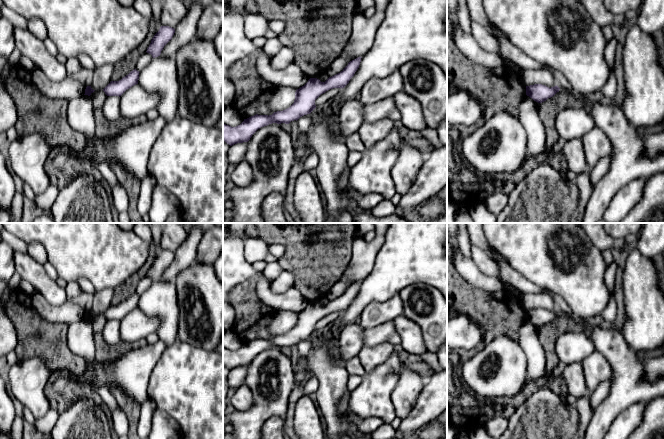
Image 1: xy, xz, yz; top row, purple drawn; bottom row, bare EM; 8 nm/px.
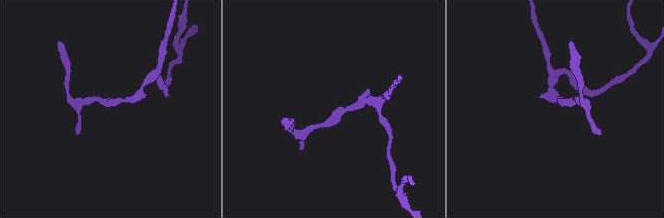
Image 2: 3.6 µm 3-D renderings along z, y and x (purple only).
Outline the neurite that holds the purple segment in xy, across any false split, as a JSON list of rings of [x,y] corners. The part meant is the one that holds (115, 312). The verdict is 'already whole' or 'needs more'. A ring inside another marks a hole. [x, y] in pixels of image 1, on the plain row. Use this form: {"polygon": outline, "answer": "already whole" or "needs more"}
{"polygon": [[[134,293],[119,305],[111,305],[103,315],[107,320],[121,320],[127,313],[138,308],[139,295]]], "answer": "already whole"}

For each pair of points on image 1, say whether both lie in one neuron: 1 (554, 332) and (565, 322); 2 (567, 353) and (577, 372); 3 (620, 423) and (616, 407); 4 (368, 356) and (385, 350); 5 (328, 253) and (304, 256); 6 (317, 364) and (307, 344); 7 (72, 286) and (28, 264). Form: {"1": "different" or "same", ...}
{"1": "same", "2": "different", "3": "different", "4": "same", "5": "same", "6": "different", "7": "different"}

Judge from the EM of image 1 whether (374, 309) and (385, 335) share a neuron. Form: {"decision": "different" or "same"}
{"decision": "different"}

